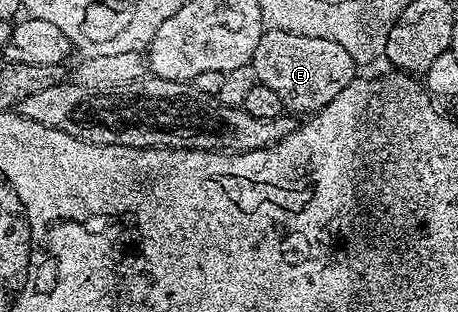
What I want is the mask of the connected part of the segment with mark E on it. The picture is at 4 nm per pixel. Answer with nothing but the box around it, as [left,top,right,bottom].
[251,27,359,115]

